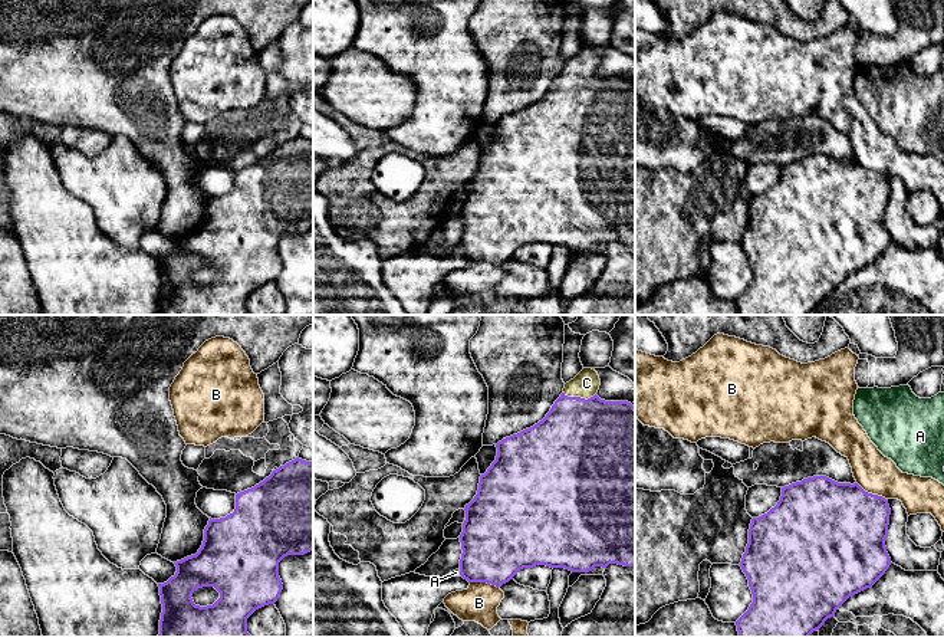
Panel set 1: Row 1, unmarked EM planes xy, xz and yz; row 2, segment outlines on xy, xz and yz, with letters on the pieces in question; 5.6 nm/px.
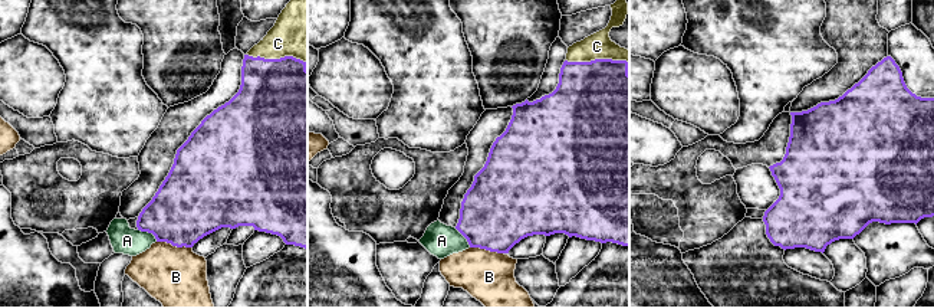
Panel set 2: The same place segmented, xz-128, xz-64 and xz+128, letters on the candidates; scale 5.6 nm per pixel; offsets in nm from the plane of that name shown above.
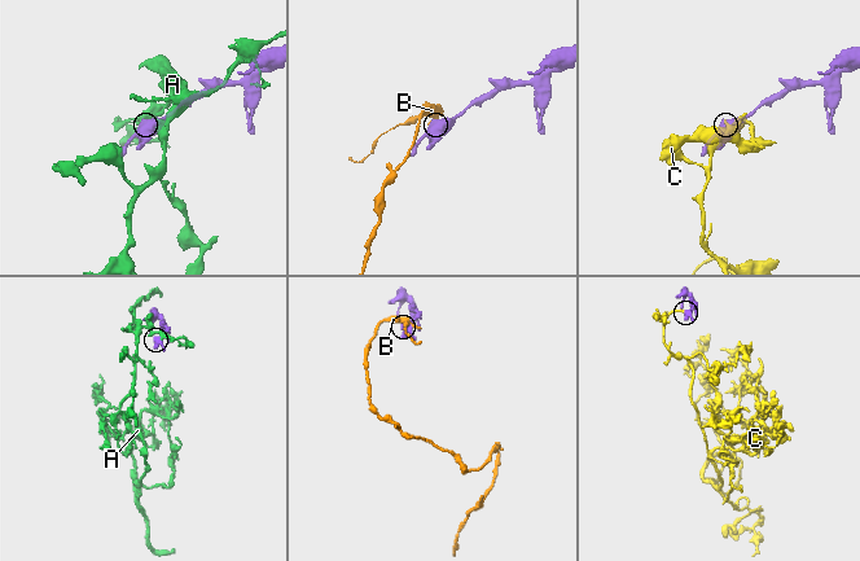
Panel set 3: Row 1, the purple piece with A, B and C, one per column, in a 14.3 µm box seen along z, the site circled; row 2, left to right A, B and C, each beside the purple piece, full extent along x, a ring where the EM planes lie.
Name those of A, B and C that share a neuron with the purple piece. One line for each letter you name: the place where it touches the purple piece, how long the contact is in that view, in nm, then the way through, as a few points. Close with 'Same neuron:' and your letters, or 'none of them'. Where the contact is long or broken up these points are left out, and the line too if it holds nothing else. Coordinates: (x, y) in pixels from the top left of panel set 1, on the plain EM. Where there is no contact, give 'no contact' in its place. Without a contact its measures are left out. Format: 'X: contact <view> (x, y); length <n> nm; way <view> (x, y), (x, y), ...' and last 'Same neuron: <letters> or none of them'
C: contact xz (579, 75); length 180 nm
Same neuron: C

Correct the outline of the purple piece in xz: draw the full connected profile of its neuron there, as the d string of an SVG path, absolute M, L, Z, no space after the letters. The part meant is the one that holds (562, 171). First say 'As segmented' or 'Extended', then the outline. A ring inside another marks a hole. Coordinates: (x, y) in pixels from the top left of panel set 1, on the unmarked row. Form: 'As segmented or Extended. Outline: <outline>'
Extended. Outline: M583 46L573 58L565 62L563 70L542 99L496 122L496 138L487 150L480 154L477 173L464 185L466 198L460 213L463 227L460 253L464 257L501 265L513 257L520 247L536 243L565 246L572 250L589 250L595 244L606 246L609 242L635 244L635 85L628 79L601 78L596 73L599 63L601 58L598 50L592 46Z

